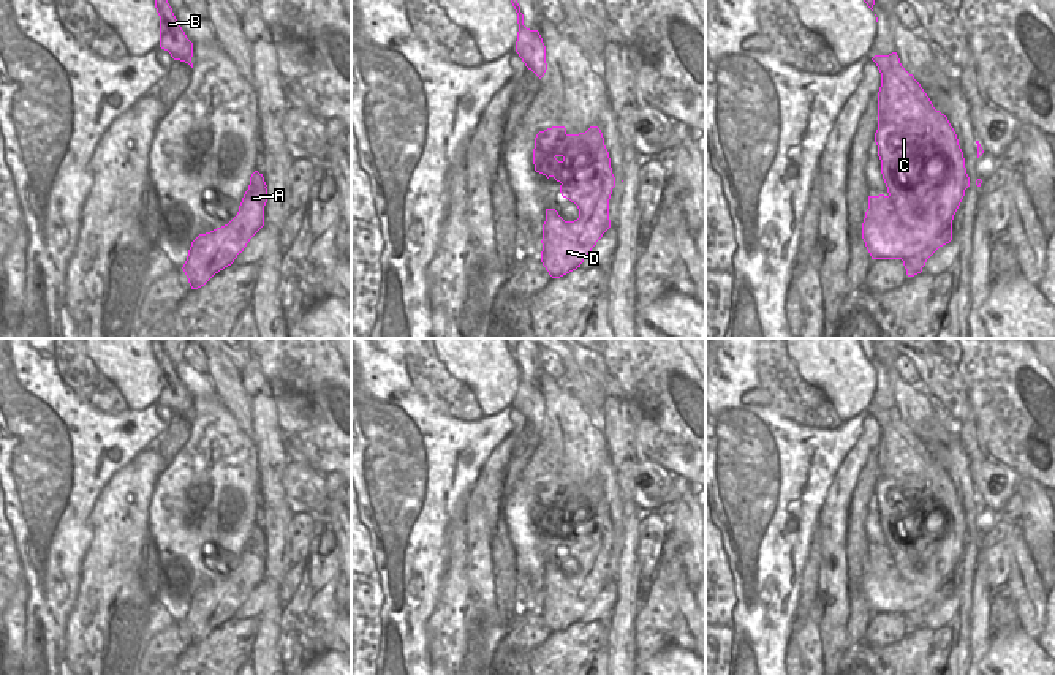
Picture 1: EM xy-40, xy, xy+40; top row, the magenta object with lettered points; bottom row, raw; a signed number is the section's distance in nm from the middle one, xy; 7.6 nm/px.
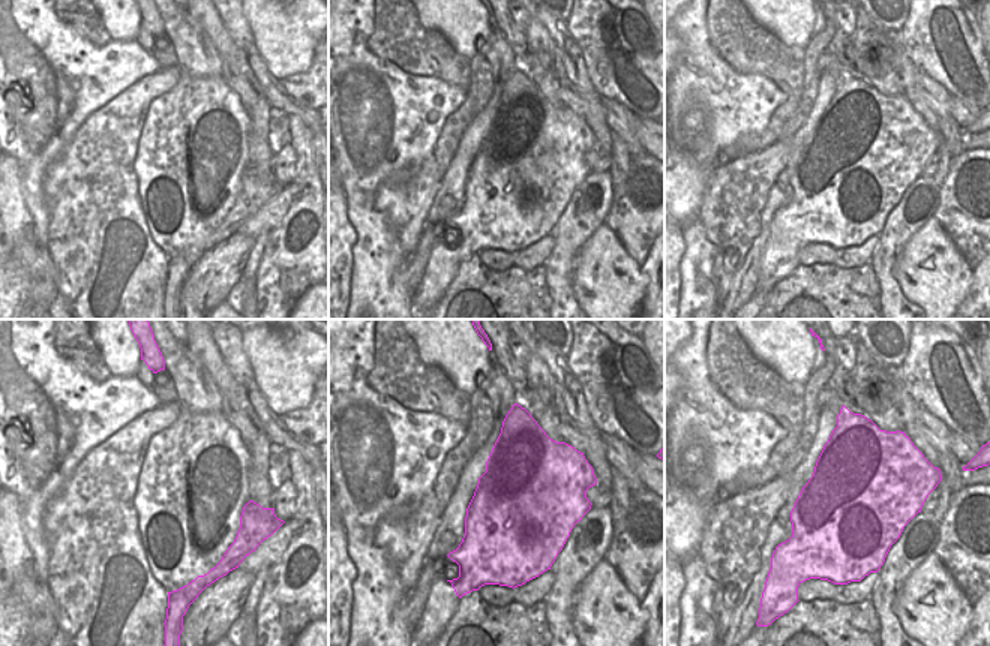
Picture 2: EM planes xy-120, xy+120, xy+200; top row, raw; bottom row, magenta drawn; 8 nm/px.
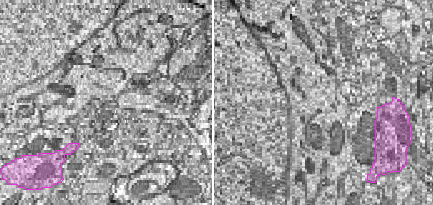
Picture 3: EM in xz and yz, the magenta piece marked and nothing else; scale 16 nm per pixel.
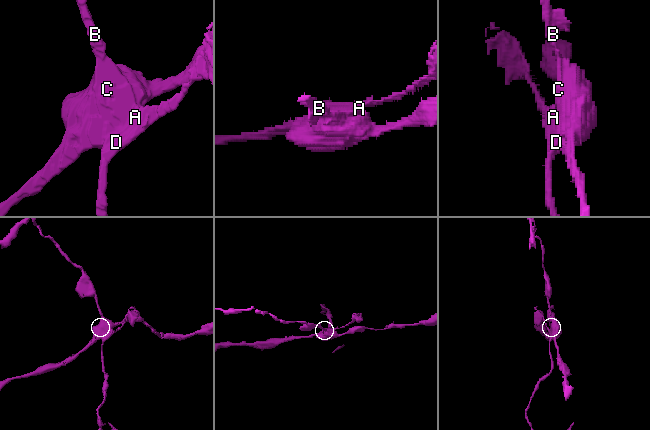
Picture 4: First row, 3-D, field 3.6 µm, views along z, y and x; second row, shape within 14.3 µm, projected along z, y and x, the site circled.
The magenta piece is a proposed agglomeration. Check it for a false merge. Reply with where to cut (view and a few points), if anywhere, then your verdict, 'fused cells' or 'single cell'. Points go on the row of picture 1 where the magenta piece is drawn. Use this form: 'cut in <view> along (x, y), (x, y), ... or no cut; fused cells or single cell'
cut in xy along (611, 190), (601, 195), (576, 241), (548, 239), (543, 247); fused cells

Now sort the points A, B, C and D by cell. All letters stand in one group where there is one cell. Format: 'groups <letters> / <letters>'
groups A D / B C

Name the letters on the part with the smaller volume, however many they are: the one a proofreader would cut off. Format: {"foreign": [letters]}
{"foreign": ["A", "D"]}

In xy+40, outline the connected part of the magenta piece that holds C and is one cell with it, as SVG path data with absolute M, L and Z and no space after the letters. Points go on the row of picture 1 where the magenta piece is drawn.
M897 52L872 58L881 73L875 142L887 196L868 196L862 239L872 259L906 261L952 228L970 187L963 152L947 117L936 111L921 84L900 63Z

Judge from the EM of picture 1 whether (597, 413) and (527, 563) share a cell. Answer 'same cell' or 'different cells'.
different cells

